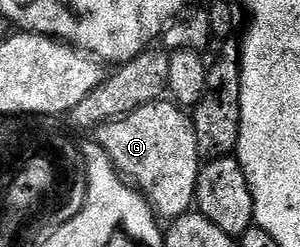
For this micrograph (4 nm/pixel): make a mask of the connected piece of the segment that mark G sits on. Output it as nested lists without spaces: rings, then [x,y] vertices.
[[[173,101],[143,104],[129,115],[111,119],[95,128],[95,141],[109,154],[109,160],[132,186],[144,195],[150,207],[162,220],[172,221],[180,215],[190,214],[197,198],[197,182],[203,166],[203,156],[190,112]]]

